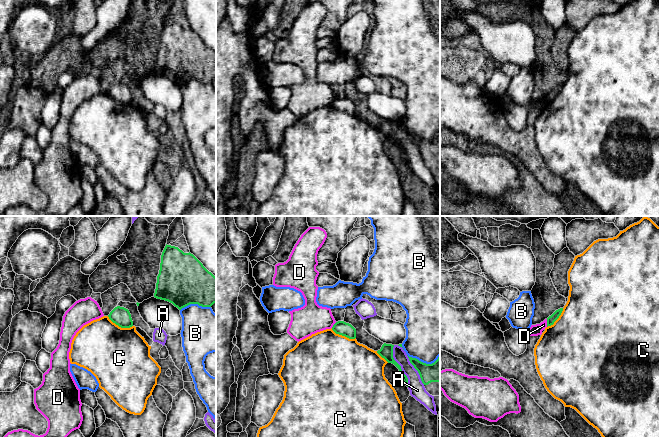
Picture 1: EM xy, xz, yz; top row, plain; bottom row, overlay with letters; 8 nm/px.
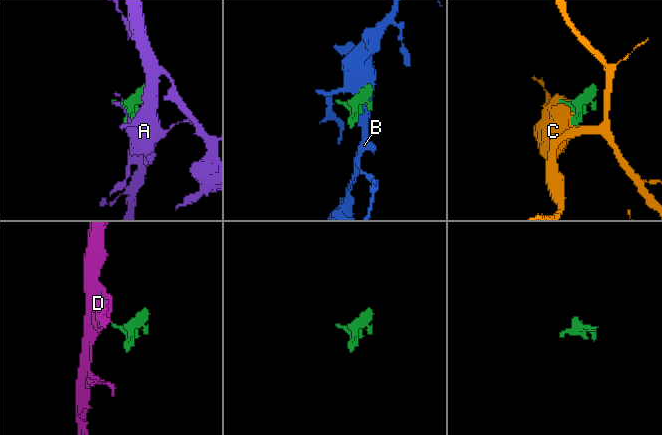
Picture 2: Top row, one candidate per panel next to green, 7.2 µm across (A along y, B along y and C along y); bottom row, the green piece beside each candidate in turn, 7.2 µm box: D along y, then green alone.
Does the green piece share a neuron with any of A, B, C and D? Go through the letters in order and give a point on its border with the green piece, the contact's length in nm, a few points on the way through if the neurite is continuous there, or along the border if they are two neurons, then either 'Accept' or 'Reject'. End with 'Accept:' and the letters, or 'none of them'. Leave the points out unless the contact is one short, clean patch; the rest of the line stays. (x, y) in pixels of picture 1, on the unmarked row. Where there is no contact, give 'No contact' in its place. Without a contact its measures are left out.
A: Touches green at xz (400, 142). Shared border 360 nm. Reject
B: Touches green at xz (422, 138). Shared border 260 nm. Reject
C: Touches green at xy (120, 102). Shared border 220 nm. Reject
D: Touches green at yz (547, 99). Shared border 60 nm. Boundary: yz (546, 95), (547, 102). Reject
Accept: none of them

